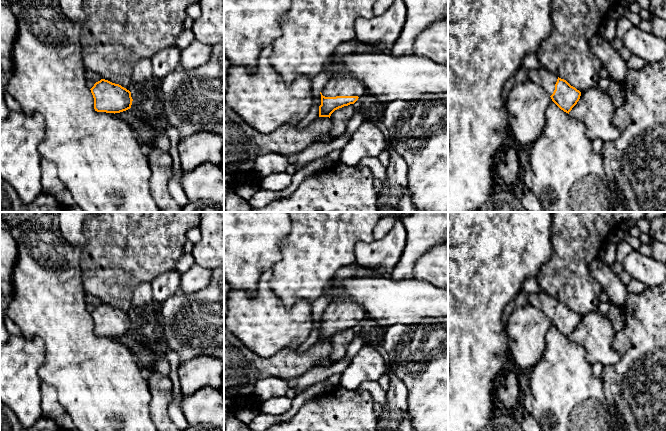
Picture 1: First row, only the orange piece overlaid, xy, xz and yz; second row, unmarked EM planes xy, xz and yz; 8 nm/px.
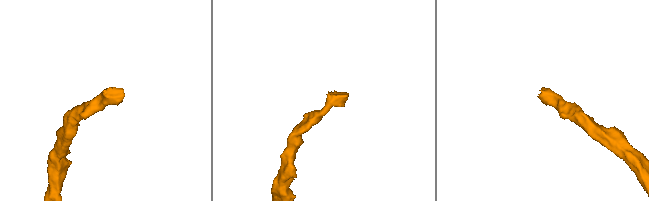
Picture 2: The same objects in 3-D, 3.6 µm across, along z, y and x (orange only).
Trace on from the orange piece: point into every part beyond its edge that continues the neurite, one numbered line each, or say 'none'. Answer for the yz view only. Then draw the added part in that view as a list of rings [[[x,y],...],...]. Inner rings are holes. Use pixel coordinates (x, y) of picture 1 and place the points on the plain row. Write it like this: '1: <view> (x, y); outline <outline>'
1: yz (542, 301); outline [[[542,291],[537,294],[527,294],[529,304],[541,310],[550,320],[555,314],[555,308],[558,300]]]

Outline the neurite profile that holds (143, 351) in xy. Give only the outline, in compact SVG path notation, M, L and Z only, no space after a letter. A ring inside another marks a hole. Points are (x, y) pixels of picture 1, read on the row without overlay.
M133 333L115 337L136 356L138 364L142 370L149 370L155 367L157 357L155 356L152 344L147 343L143 338L135 336Z

